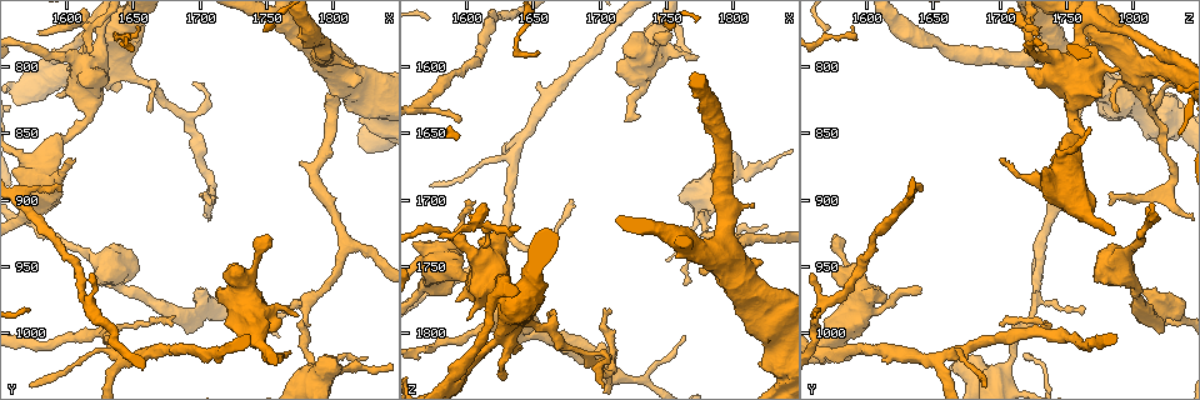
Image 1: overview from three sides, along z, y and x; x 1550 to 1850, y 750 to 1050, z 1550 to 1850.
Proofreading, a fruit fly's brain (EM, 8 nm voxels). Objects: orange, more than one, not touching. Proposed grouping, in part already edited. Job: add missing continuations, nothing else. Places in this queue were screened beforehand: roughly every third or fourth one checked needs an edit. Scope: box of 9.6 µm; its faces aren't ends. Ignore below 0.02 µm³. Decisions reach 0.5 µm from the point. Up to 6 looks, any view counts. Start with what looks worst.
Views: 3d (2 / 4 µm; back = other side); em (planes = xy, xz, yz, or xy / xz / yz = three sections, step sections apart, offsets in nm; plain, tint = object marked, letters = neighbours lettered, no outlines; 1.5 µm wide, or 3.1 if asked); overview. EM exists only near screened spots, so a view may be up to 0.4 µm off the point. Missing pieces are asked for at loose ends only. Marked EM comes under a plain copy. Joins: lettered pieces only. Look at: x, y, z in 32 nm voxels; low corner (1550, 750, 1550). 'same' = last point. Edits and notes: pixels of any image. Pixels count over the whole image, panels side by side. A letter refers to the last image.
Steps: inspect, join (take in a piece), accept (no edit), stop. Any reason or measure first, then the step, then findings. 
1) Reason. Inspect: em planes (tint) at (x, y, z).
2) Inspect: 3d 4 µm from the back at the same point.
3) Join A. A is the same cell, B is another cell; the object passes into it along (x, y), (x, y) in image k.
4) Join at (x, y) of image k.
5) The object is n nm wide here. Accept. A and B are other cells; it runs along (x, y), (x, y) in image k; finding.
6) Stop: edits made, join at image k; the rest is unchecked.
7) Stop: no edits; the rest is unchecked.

Branch stops here. Inspect: 3d 4 µm at (1730, 964, 1638).

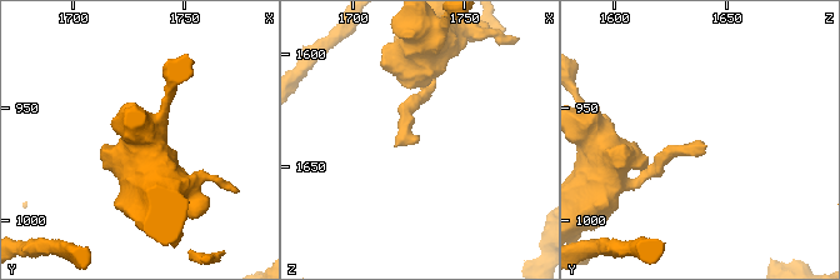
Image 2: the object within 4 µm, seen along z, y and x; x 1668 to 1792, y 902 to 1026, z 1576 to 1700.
Inspect: em planes (letters) at (1730, 966, 1639).

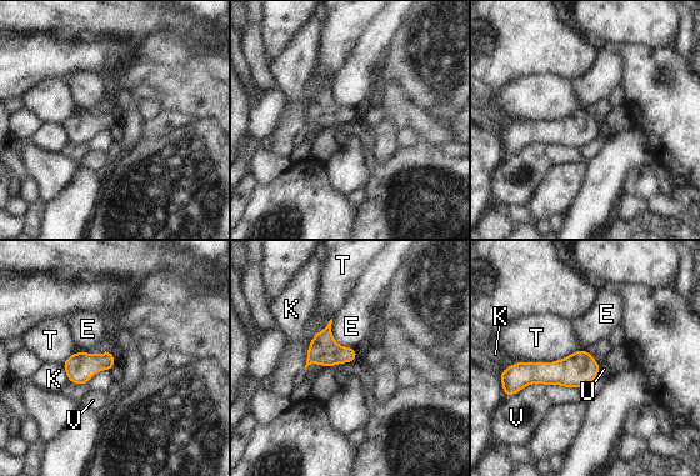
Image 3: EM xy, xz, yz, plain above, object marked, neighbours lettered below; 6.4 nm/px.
The object is 120 nm wide here. Accept. E, K, T, U and V are other cells; a border runs along (331, 319), (331, 336), (355, 349) in image 3; no lettered piece goes on from it.

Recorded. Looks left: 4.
An open end. Inspect: 3d 2 µm at (1596, 894, 1640).

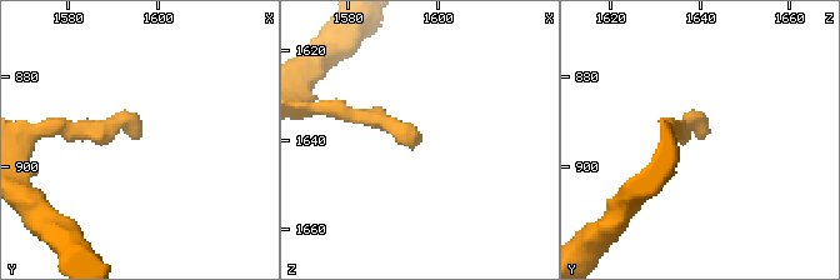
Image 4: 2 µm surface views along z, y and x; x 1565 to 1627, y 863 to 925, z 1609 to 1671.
Shape alone is not enough. Inspect: em planes (letters) at (1596, 893, 1641).

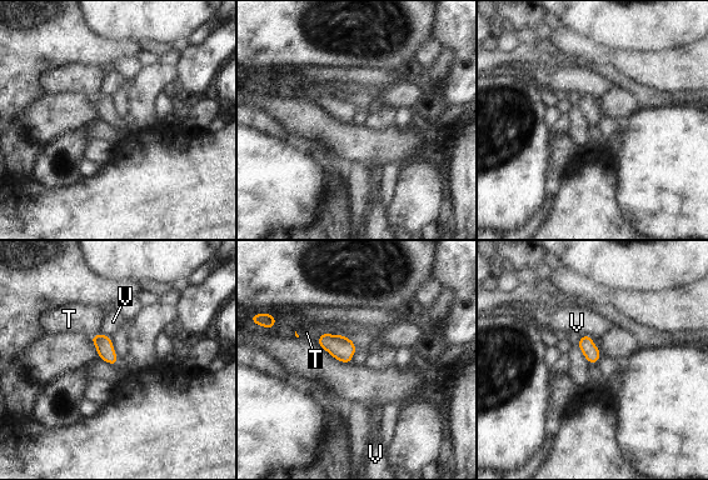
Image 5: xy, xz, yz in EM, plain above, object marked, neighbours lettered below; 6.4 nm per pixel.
The longest contact is with T, 90 nm. Accept. T and V are other cells; a border runs along (101, 333), (110, 338) in image 5; no lettered piece goes on from it.

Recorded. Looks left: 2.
Thin end. Inspect: 3d 4 µm from the back at (1762, 982, 1762).

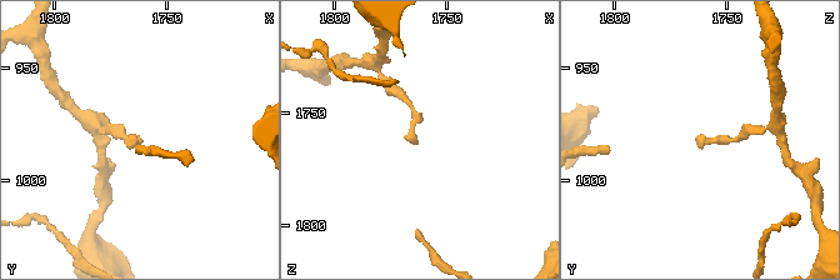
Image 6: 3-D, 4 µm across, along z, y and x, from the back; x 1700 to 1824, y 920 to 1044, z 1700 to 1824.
Inspect: em planes (letters) at (1763, 984, 1763).

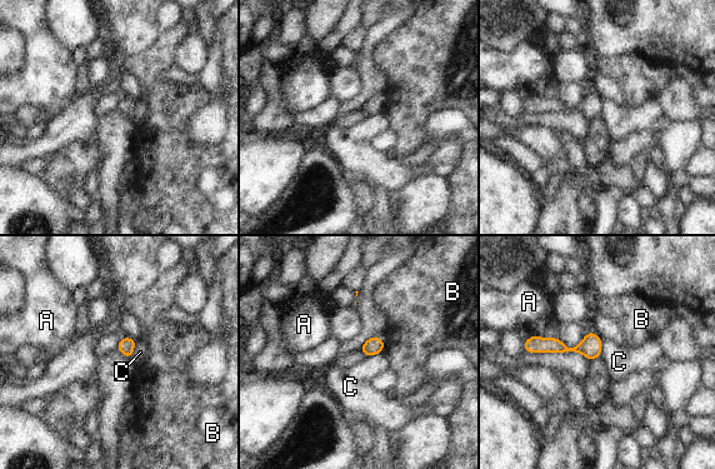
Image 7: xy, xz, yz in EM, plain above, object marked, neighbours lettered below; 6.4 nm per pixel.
Accept. A, B and C are other cells; it runs along (526, 344), (591, 349), (598, 353) in image 7; none of them fits.

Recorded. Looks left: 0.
Stop: no edits; the rest is unchecked.

